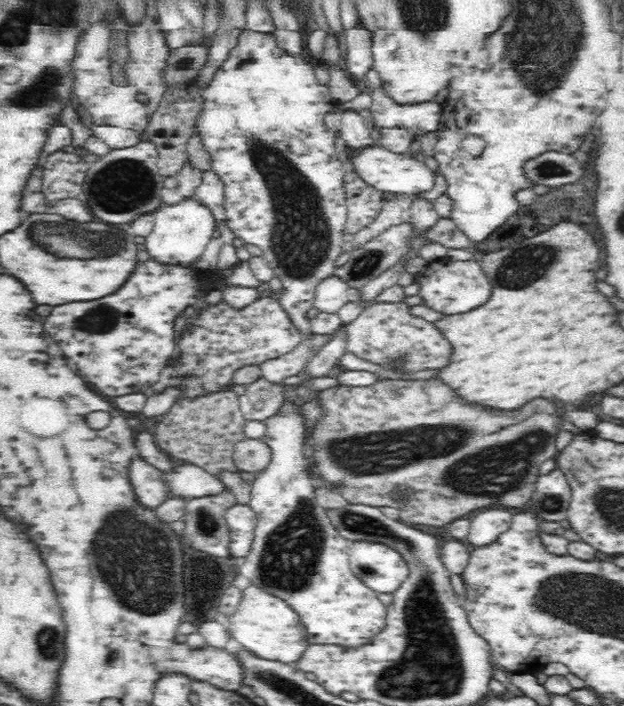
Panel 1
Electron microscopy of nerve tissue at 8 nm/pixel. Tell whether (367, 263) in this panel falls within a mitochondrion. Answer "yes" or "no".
yes

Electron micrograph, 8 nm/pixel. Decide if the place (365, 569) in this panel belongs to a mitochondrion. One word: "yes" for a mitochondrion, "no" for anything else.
yes

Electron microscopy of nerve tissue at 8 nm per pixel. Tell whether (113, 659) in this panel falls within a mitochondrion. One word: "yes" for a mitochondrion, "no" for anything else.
yes

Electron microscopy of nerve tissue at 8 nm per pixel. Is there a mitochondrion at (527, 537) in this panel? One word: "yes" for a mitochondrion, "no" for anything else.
no

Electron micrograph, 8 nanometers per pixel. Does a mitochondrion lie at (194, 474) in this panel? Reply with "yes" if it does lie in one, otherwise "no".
no

